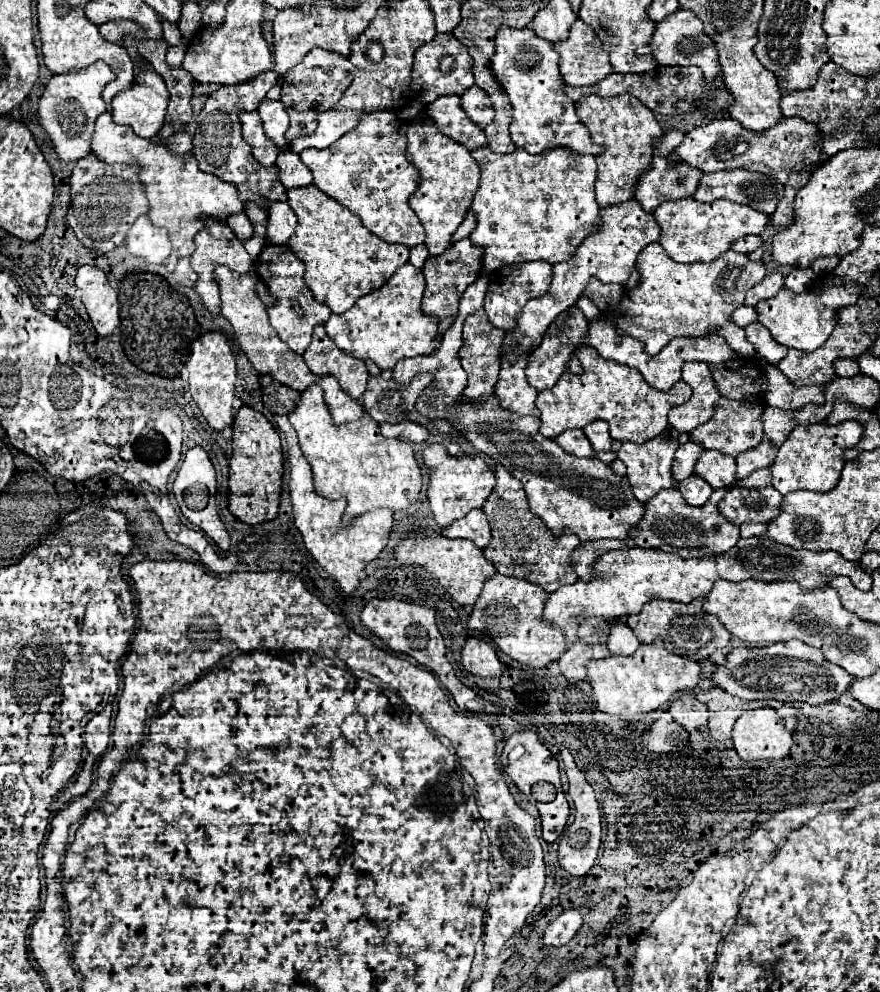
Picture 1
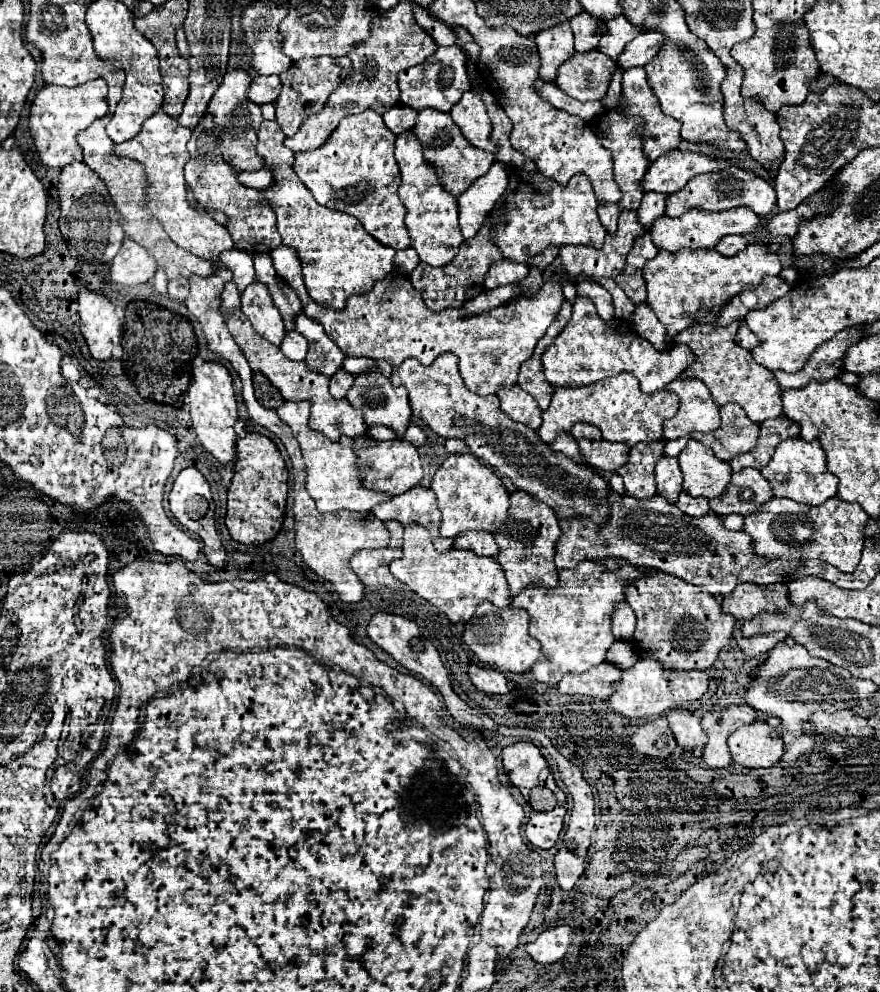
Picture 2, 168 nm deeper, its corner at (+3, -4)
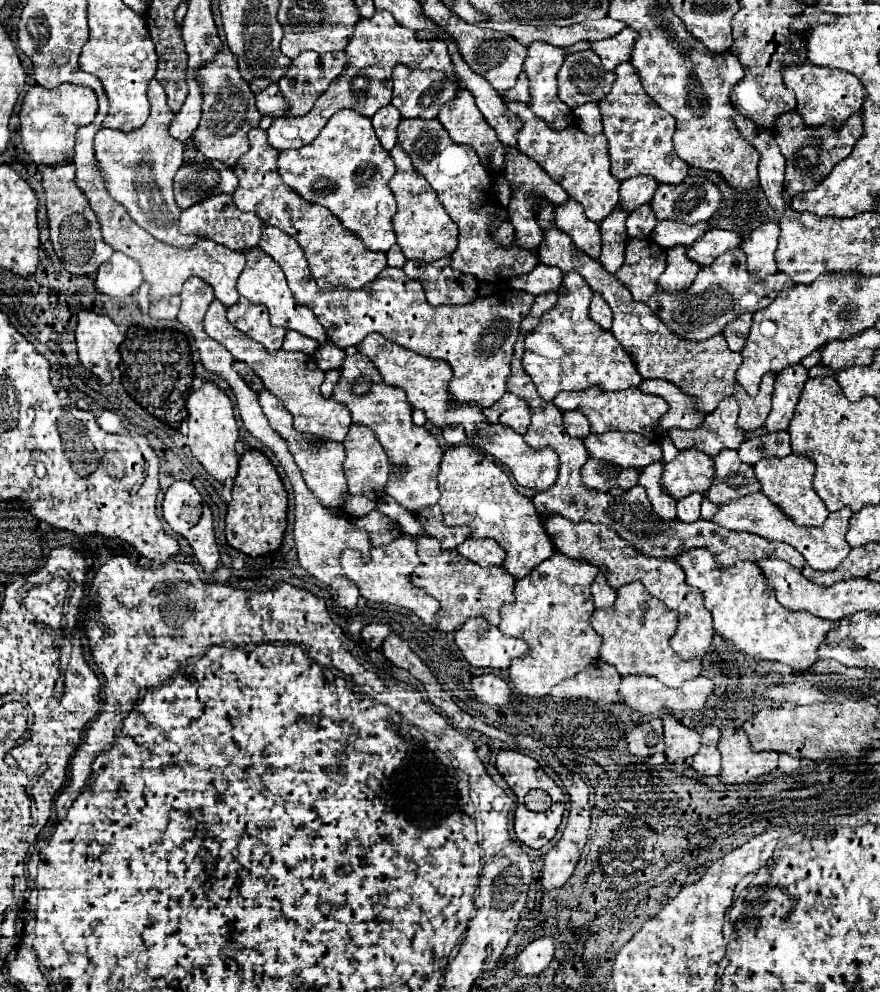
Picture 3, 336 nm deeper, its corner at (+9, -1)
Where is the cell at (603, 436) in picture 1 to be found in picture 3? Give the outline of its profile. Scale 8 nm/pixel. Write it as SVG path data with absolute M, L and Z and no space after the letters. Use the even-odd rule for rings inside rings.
M577 410L563 412L563 424L565 424L567 434L573 436L573 438L589 436L589 420L585 420L585 416Z

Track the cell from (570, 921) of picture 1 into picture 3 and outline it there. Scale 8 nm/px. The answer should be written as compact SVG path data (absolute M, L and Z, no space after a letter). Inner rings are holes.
M551 936L533 940L517 958L515 966L521 976L531 976L531 974L541 974L553 960L555 952L555 940Z

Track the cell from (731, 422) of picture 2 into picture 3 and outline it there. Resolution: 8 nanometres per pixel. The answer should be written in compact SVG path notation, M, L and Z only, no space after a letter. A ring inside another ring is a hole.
M727 396L707 418L701 428L695 430L669 430L669 438L679 450L695 448L707 456L717 456L725 448L737 450L745 438L745 432L737 428L739 406L733 396Z

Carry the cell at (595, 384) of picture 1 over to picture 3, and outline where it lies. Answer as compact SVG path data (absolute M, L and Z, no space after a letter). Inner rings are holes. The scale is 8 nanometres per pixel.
M587 388L585 392L561 392L553 400L553 404L561 412L569 412L569 410L583 412L591 424L593 434L619 430L619 432L639 432L645 438L657 440L657 442L665 438L665 430L659 424L659 418L667 412L665 400L661 400L659 396L643 394L639 392L639 388L629 388L621 392L601 392L599 388Z

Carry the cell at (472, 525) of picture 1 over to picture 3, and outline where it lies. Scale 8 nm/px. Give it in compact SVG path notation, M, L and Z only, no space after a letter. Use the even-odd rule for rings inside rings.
M469 538L461 546L457 546L457 552L481 566L501 566L505 560L505 552L493 540Z

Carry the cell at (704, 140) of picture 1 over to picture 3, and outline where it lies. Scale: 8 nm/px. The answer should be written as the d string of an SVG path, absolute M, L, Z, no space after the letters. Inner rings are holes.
M637 176L637 178L625 180L621 184L621 190L619 190L621 208L625 208L625 212L633 212L637 206L649 204L657 186L659 184L651 176Z

